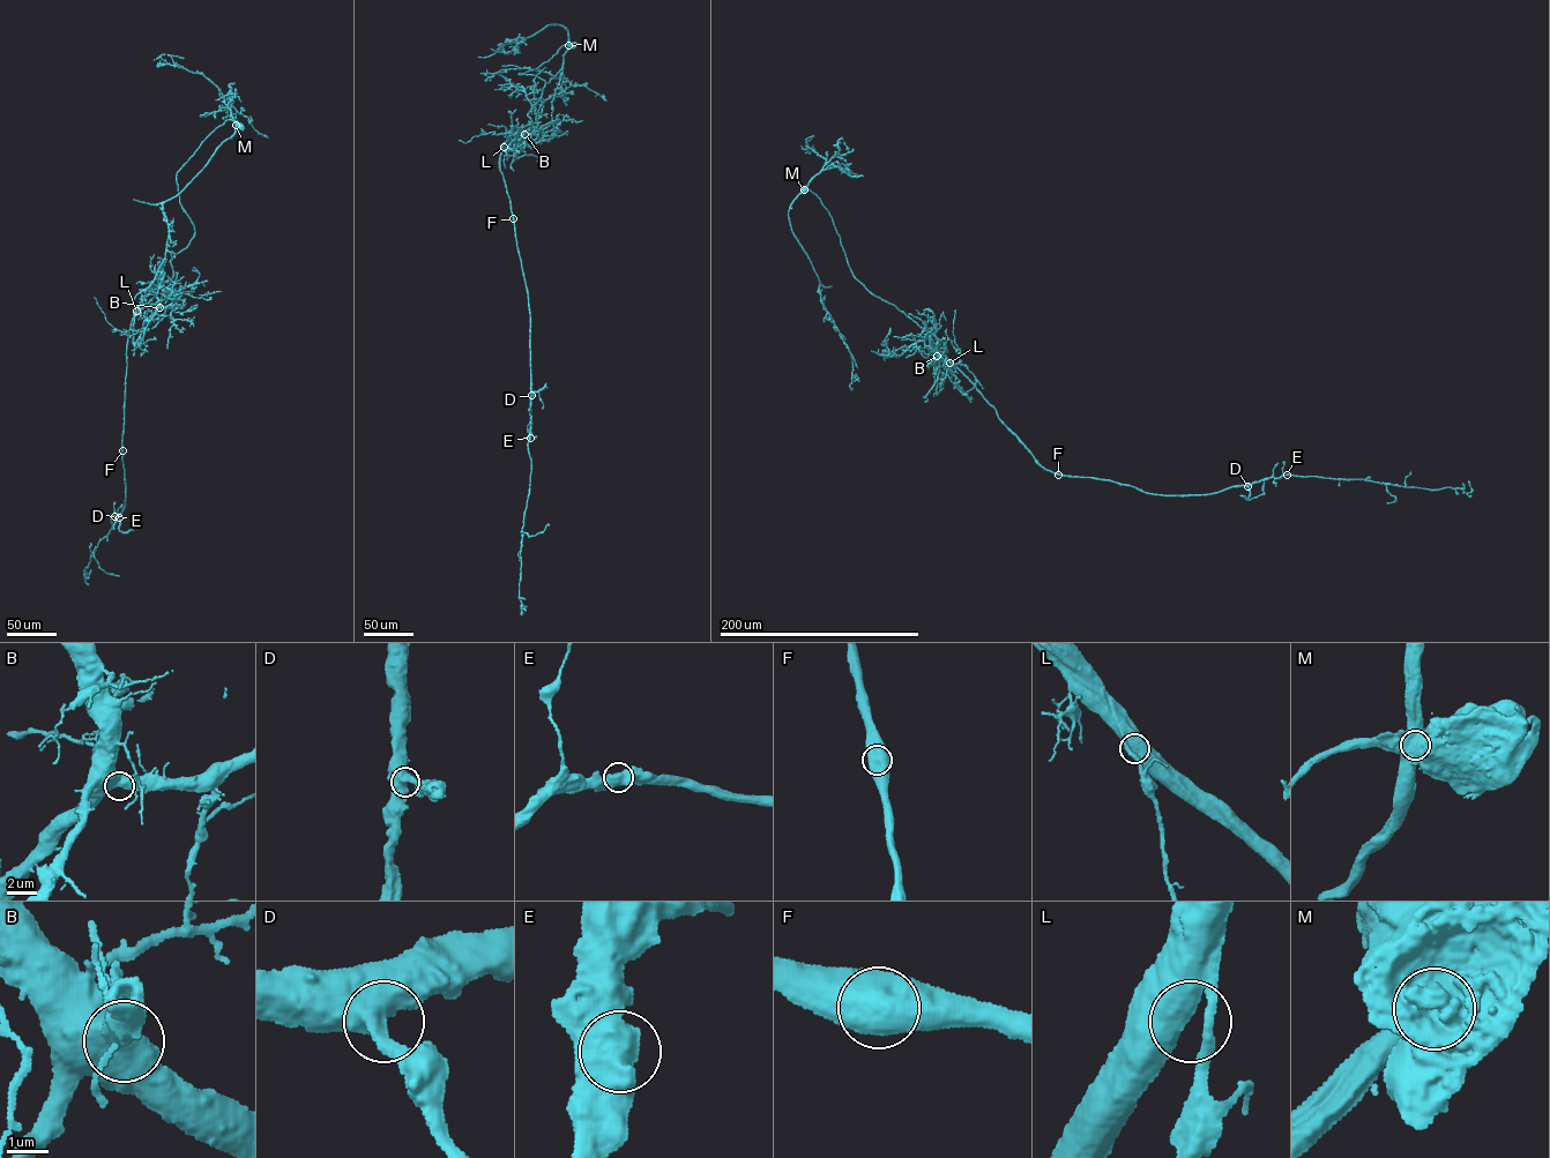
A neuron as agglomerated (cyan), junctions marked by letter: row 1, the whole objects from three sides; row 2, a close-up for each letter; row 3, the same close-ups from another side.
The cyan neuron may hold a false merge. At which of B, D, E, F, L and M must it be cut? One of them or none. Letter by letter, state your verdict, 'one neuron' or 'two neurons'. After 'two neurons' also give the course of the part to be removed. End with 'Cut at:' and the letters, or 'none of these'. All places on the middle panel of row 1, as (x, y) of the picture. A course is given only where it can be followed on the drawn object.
B: one neuron
D: one neuron
E: one neuron
F: one neuron
L: one neuron
M: two neurons; course (568, 45), (566, 29), (556, 23), (519, 40), (507, 39), (516, 43), (509, 52), (498, 51), (499, 46)
Cut at: M

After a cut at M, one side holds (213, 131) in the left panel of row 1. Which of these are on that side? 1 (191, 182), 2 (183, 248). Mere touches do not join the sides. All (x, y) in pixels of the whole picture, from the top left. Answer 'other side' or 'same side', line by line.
1: other side
2: same side

